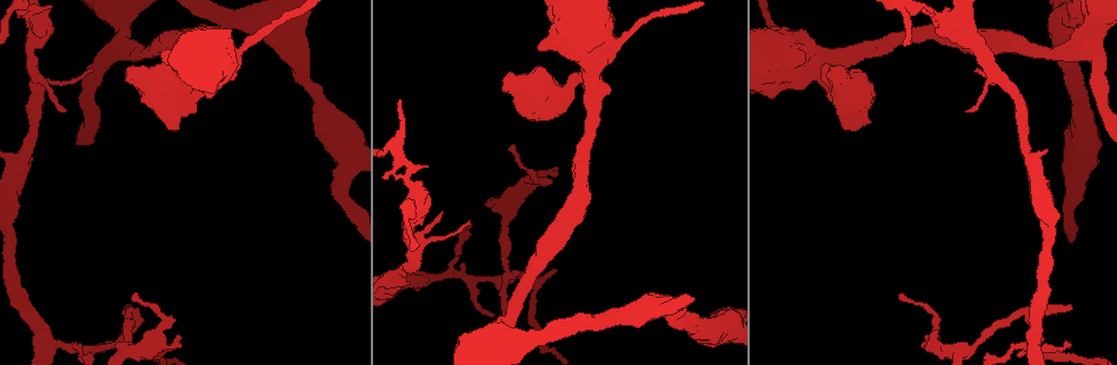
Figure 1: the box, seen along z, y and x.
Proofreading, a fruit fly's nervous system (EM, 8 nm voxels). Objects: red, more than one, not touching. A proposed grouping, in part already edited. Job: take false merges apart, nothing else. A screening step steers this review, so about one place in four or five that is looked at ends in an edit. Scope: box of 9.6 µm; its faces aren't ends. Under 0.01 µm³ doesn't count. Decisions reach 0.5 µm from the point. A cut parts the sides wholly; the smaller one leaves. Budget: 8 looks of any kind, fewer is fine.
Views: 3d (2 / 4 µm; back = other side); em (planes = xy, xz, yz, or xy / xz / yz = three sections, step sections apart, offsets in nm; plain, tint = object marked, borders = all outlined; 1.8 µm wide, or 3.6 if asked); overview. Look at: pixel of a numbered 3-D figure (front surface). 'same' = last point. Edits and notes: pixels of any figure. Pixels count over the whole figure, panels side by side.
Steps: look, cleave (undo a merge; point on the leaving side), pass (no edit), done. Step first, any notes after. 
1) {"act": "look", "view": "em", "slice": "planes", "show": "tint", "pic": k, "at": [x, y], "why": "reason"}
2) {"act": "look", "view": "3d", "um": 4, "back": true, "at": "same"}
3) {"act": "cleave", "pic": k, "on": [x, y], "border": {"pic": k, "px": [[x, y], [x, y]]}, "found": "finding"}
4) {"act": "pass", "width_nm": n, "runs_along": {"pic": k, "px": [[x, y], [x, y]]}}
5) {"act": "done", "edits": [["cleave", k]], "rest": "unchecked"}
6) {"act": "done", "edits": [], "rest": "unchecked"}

{"act": "look", "view": "em", "slice": "planes", "show": "plain", "pic": 1, "at": [130, 311], "why": "three arms meet"}

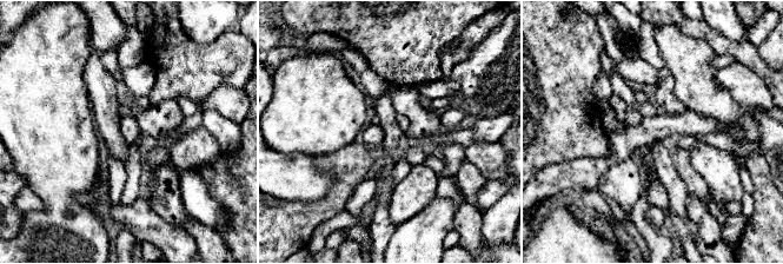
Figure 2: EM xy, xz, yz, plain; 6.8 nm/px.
{"act": "look", "view": "em", "slice": "planes", "show": "tint", "at": "same", "why": "where the object lies"}

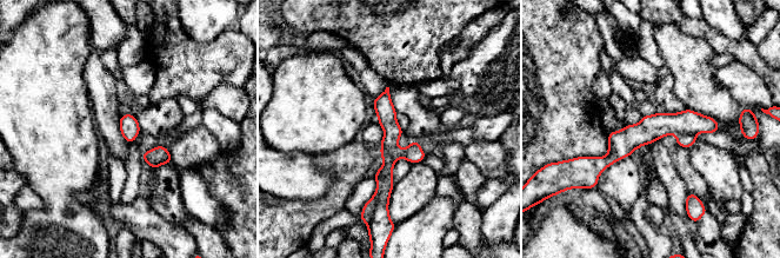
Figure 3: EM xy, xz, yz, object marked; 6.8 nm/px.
{"act": "cleave", "pic": 3, "on": [380, 227], "part_leaving": {"pic": 3, "px": [[715, 126], [651, 127], [593, 167]]}, "found": "two neurons meet here"}

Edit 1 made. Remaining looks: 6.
{"act": "look", "view": "3d", "um": 2, "pic": 1, "at": [37, 77], "why": "calibre changes"}

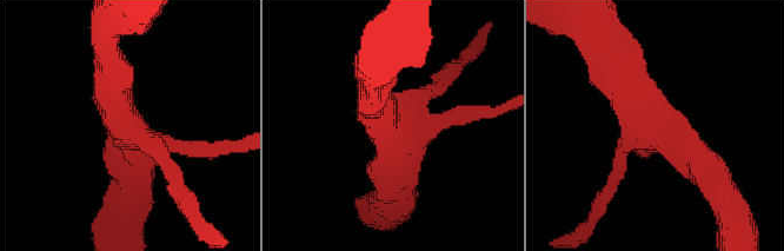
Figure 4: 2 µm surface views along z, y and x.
{"act": "look", "view": "em", "slice": "planes", "show": "tint", "pic": 4, "at": [660, 122], "why": "now the EM"}

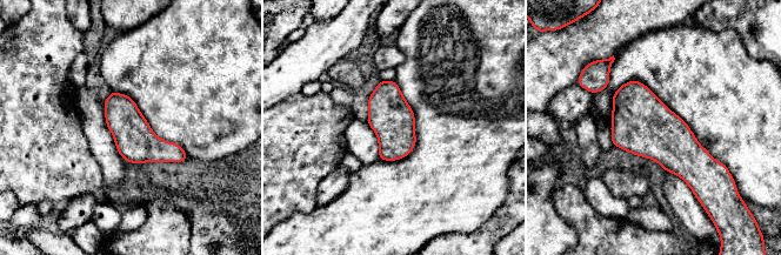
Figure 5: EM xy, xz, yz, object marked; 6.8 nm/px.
{"act": "pass", "found": "continuous, no second neuron"}

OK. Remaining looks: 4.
{"act": "look", "view": "3d", "um": 4, "back": true, "pic": 1, "at": [615, 40], "why": "thick turns thin"}

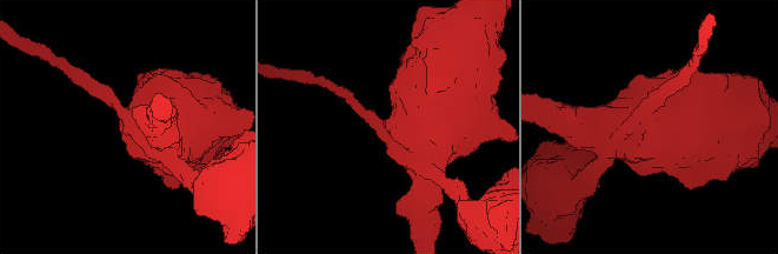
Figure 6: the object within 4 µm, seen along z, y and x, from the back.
{"act": "look", "view": "em", "um": 3.6, "slice": "xy", "step": 8, "show": "tint", "pic": 6, "at": [128, 115], "why": "now the EM"}

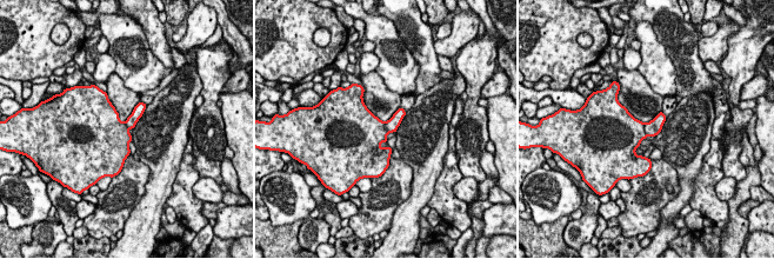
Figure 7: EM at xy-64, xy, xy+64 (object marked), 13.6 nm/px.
{"act": "look", "view": "em", "um": 3.6, "slice": "planes", "show": "tint", "at": "same", "why": "cut it another way"}

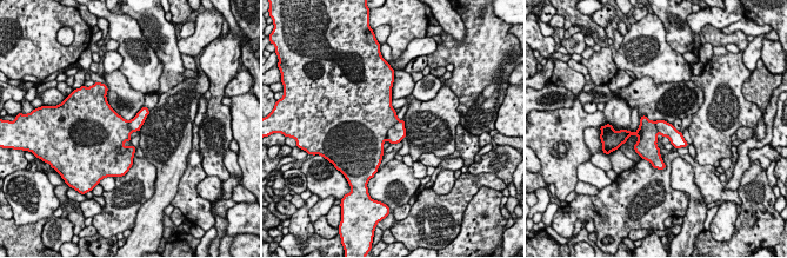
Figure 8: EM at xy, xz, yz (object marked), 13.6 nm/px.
{"act": "cleave", "pic": 8, "on": [397, 133], "border": {"pic": 8, "px": [[399, 120], [389, 128], [385, 138]]}, "found": "a second neuron is stuck on"}

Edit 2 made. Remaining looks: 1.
{"act": "done", "edits": [["cleave", 3], ["cleave", 8]], "rest": "unchecked"}

